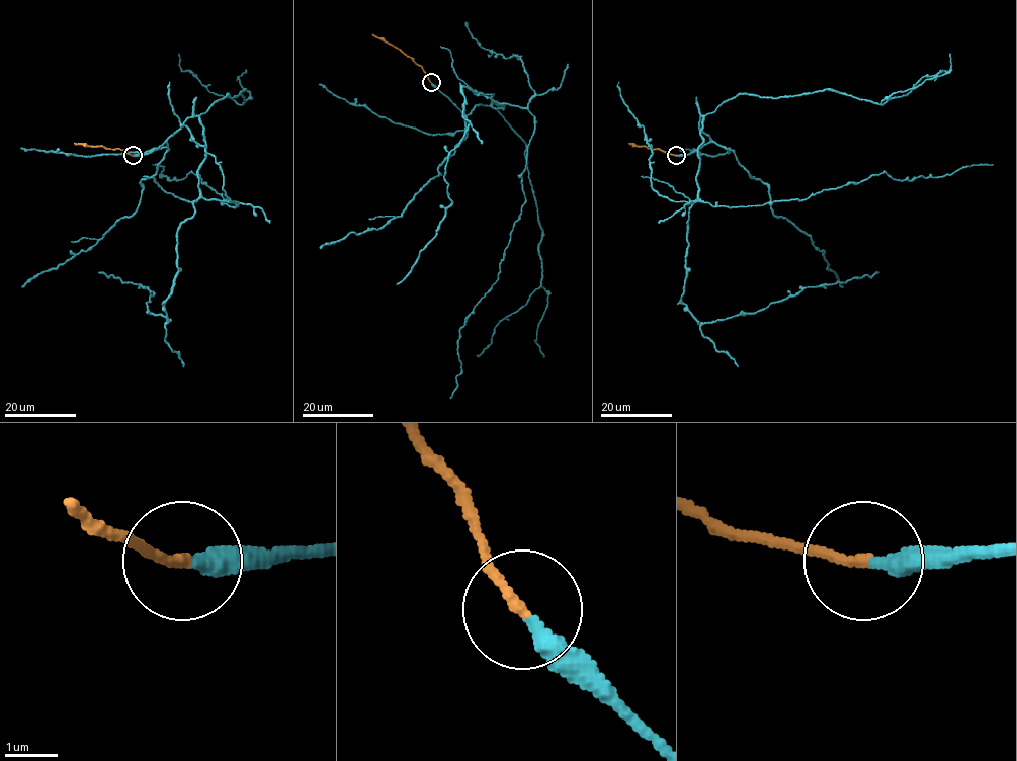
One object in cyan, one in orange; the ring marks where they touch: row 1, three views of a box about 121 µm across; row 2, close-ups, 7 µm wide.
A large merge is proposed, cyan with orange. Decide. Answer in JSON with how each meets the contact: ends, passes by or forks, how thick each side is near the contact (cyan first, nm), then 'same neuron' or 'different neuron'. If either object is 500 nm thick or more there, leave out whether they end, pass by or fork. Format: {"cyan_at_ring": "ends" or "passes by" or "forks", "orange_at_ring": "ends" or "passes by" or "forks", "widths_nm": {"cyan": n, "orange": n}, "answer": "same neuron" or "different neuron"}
{"cyan_at_ring": "ends", "orange_at_ring": "ends", "widths_nm": {"cyan": 320, "orange": 190}, "answer": "same neuron"}

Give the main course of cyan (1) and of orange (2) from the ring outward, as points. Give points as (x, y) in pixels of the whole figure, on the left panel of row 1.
1: (133, 155), (199, 118), (200, 196), (179, 227), (170, 320), (148, 310), (147, 287), (98, 272)
2: (133, 155), (122, 150), (74, 143)

